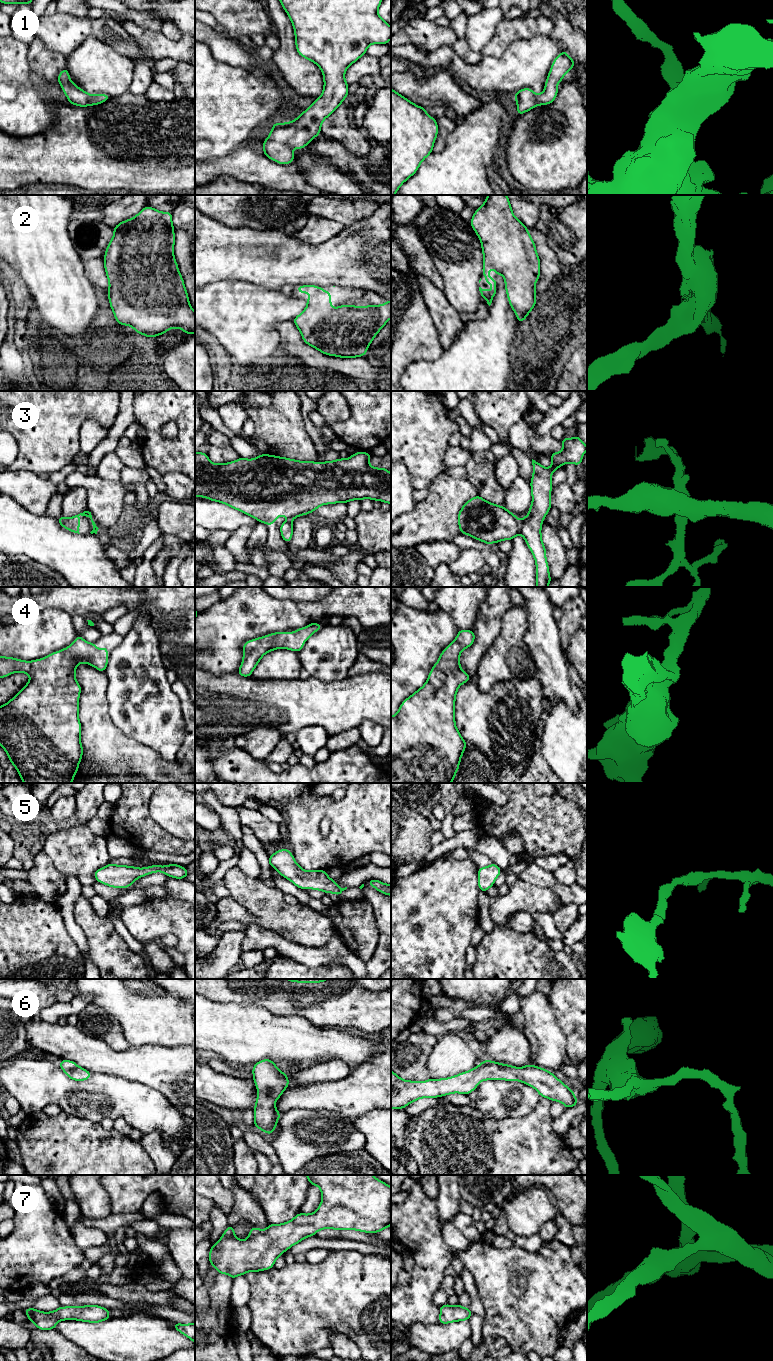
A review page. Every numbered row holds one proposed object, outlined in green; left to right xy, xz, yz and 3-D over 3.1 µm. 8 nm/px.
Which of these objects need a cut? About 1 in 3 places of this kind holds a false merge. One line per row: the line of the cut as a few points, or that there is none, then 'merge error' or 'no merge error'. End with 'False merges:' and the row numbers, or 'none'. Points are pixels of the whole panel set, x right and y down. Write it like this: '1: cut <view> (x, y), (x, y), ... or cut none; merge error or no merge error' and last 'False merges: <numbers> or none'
1: cut none; no merge error
2: cut none; no merge error
3: cut yz (519, 521), (520, 532); merge error
4: cut none; no merge error
5: cut none; no merge error
6: cut none; no merge error
7: cut none; no merge error
False merges: 3

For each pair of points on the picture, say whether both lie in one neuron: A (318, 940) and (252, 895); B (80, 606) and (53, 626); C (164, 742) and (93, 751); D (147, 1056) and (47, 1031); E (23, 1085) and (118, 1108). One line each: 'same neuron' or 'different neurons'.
A: same neuron
B: different neurons
C: different neurons
D: same neuron
E: same neuron

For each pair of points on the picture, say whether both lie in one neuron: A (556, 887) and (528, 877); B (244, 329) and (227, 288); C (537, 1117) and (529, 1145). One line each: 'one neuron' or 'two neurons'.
A: one neuron
B: one neuron
C: one neuron

